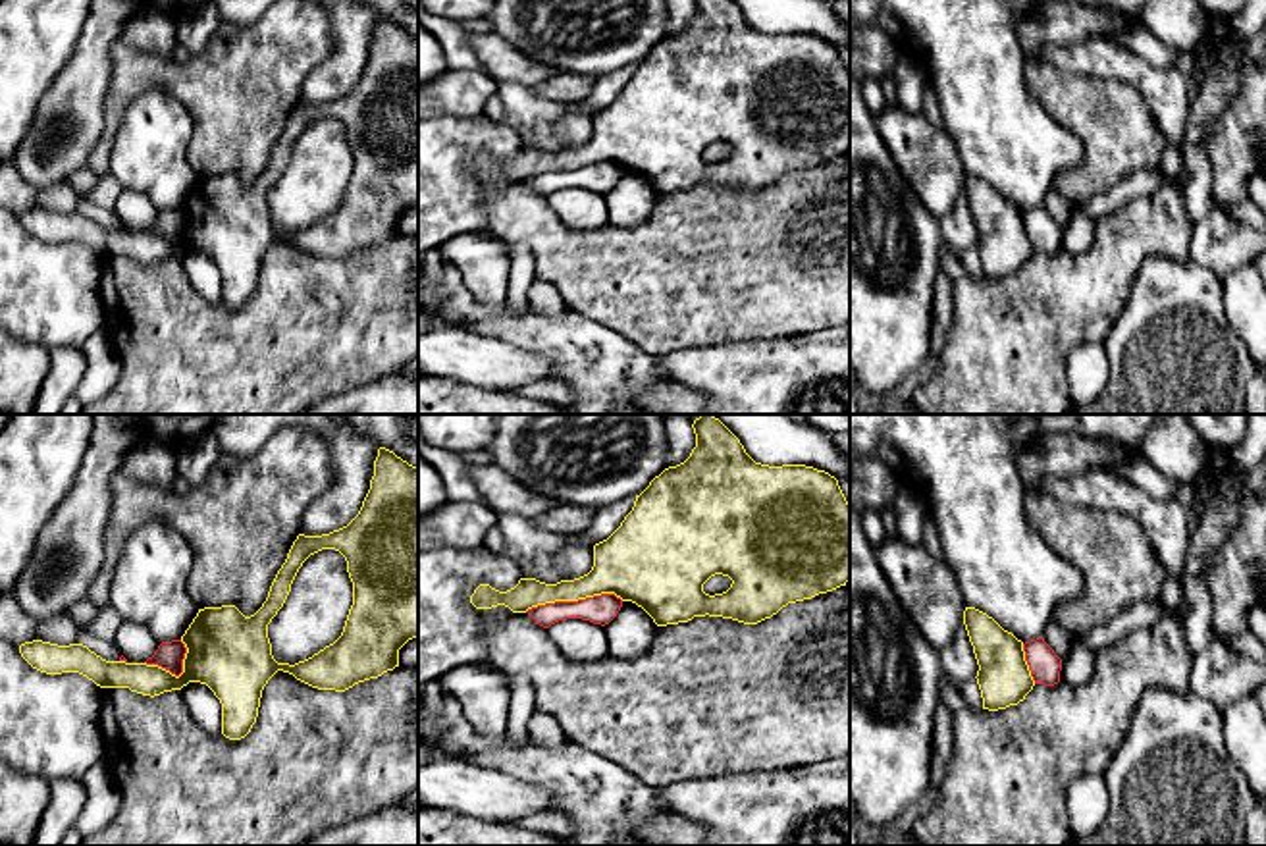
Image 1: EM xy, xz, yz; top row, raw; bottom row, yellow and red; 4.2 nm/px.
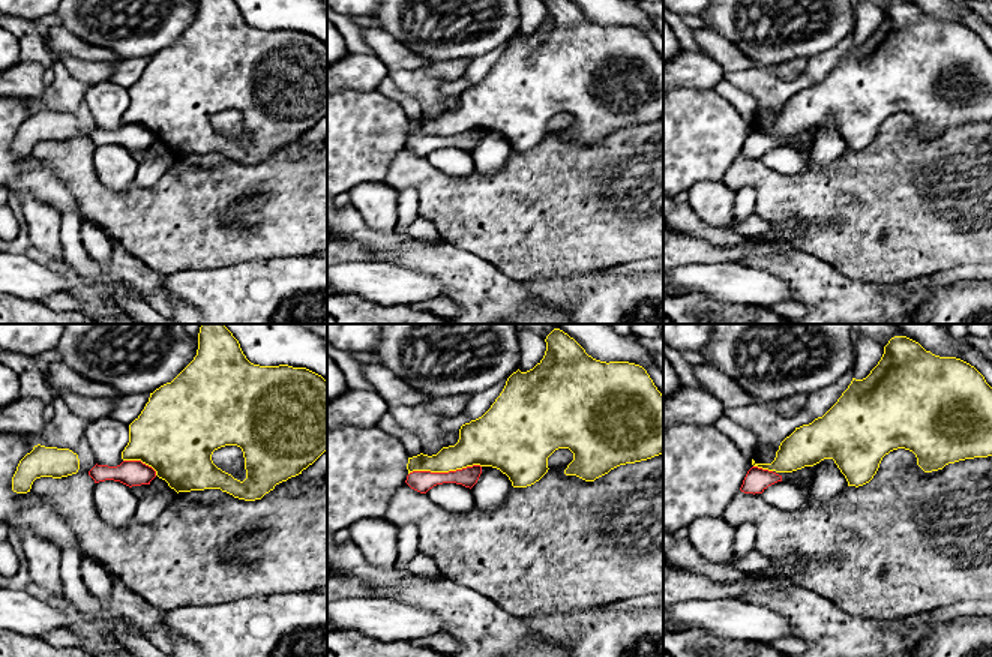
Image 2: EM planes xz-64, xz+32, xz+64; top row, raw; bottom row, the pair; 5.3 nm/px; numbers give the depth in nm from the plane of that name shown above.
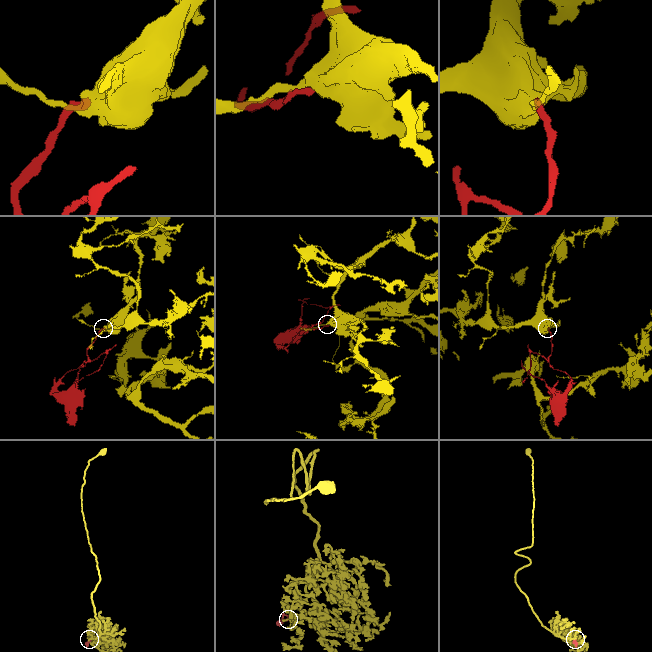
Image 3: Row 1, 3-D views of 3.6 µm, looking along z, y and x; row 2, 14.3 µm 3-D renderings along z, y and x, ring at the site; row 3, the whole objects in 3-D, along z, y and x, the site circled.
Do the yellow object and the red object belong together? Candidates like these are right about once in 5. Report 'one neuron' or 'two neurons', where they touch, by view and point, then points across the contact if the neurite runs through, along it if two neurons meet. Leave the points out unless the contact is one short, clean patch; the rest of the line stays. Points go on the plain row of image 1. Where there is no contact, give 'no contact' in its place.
two neurons | xz (573, 168) | along xz (623, 168), (594, 162), (546, 170), (525, 180)

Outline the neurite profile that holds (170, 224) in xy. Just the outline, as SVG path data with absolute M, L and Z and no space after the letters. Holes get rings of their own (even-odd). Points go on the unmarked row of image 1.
M181 208L162 210L152 225L148 225L146 233L158 233L171 243L179 245L183 241L183 227L187 216Z

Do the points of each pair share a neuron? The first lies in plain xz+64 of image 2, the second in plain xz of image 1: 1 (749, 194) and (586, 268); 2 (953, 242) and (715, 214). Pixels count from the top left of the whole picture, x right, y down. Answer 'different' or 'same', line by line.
1: different
2: same

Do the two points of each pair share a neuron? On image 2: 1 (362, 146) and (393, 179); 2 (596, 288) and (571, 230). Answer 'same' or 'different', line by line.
1: different
2: different

